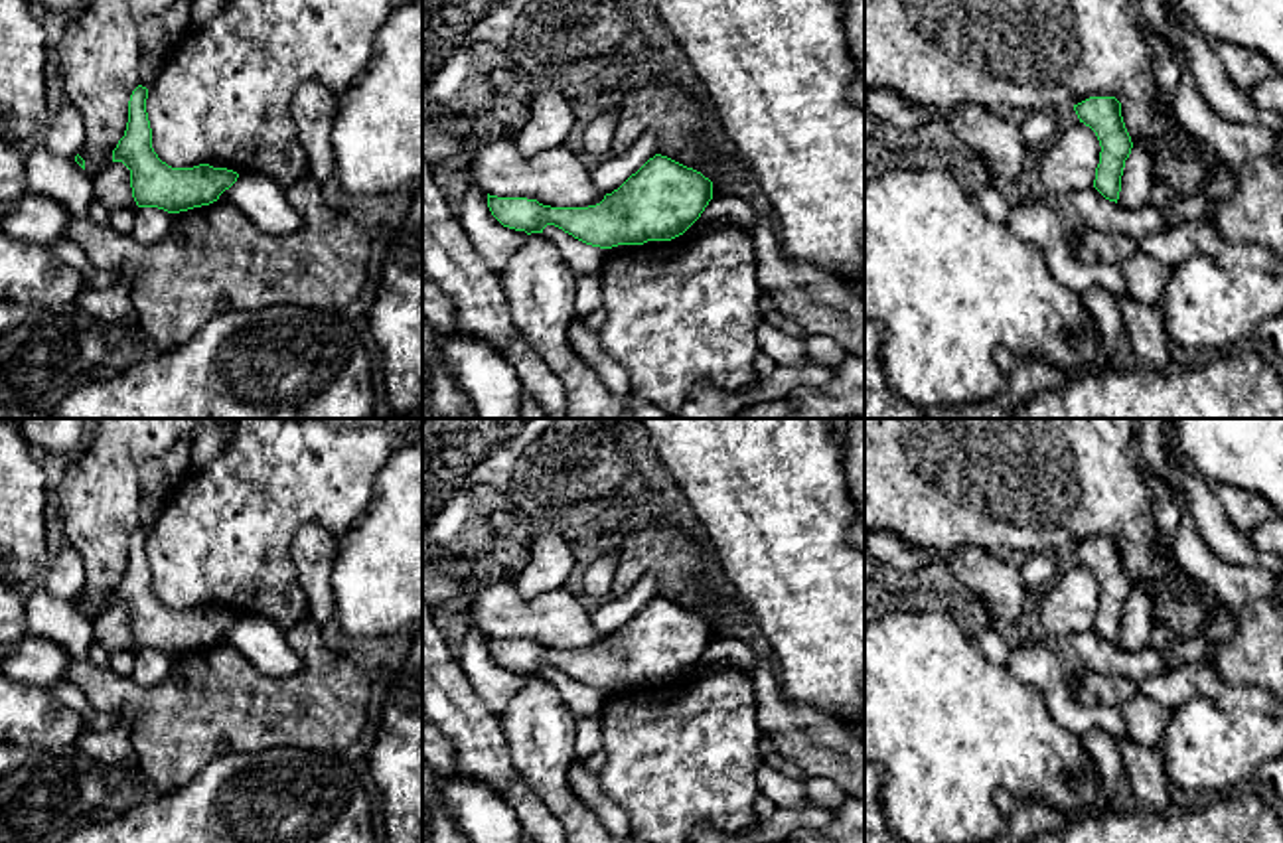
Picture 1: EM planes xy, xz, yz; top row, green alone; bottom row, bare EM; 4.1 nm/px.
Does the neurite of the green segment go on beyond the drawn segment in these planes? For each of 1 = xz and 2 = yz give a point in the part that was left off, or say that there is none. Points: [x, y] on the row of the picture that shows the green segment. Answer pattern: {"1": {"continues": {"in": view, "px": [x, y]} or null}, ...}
{"1": {"continues": null}, "2": {"continues": null}}

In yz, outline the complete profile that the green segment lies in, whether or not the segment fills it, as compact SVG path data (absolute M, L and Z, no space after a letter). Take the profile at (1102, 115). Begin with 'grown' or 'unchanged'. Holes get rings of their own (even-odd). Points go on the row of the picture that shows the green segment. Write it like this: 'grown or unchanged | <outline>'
unchanged | M1090 97L1074 111L1090 126L1101 146L1094 188L1109 201L1119 199L1121 176L1133 142L1121 116L1121 103L1115 97Z

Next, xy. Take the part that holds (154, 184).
unchanged | M138 85L128 101L124 136L113 150L113 162L122 162L130 170L136 205L180 213L217 201L237 182L239 174L209 164L172 168L162 162L152 148L146 99L148 89Z

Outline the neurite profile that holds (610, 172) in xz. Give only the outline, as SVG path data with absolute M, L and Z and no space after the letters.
M643 134L624 156L600 158L598 166L590 170L592 182L598 192L612 193L655 154L655 136Z

